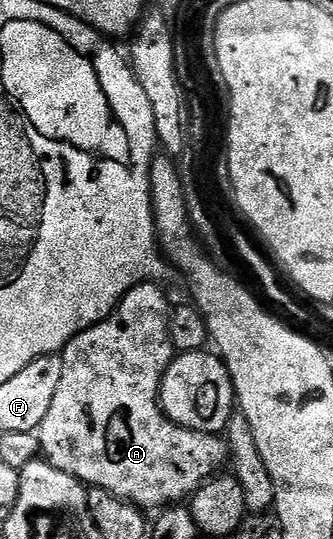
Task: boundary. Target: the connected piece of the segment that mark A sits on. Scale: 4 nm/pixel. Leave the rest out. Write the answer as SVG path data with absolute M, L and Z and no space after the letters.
M156 282L147 284L136 284L127 294L121 298L116 309L108 315L102 322L98 322L92 328L87 328L85 332L79 332L62 353L62 378L58 381L58 390L54 393L54 400L50 402L50 408L46 410L46 418L42 418L38 429L40 440L40 452L43 459L47 460L58 470L78 478L85 486L95 486L105 488L110 494L114 494L119 500L126 500L130 504L135 504L141 510L156 508L164 510L175 505L183 498L191 497L192 493L204 483L205 480L221 471L229 459L229 448L227 443L219 435L210 432L195 432L189 428L179 428L170 417L164 414L160 406L160 384L164 380L164 371L169 368L174 359L174 349L170 342L168 333L168 313L170 303L164 297L161 285Z

